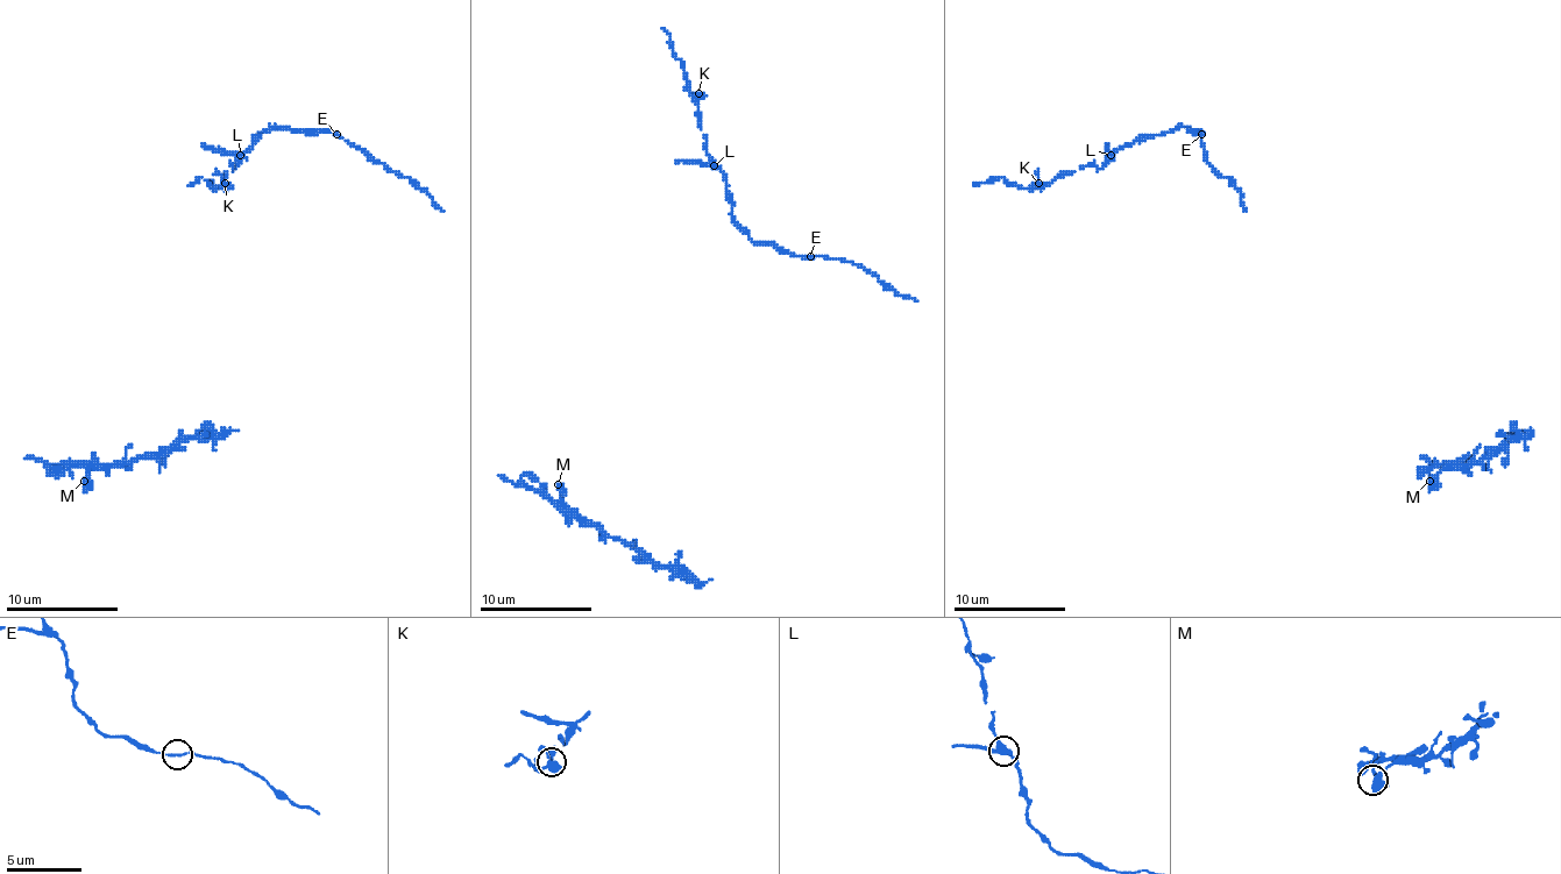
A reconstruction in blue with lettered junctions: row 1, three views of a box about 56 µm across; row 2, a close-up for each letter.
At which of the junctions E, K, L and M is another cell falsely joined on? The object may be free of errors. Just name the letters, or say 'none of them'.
L

